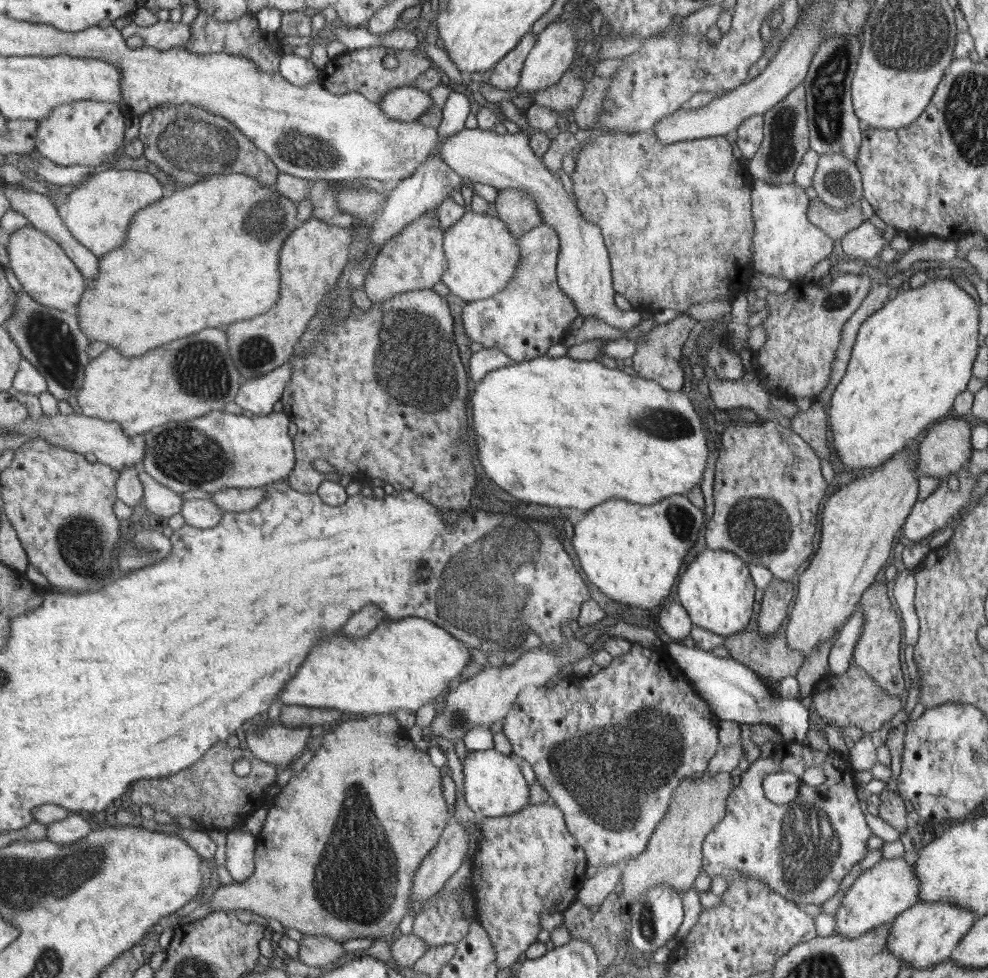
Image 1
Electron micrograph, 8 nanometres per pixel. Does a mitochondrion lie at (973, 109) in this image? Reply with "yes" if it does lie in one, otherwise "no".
yes

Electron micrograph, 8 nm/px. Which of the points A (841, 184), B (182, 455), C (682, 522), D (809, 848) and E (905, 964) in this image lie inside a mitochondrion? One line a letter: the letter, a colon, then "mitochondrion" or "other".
A: mitochondrion
B: mitochondrion
C: mitochondrion
D: mitochondrion
E: other

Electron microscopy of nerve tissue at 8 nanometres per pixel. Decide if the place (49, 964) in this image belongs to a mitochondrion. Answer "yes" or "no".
yes

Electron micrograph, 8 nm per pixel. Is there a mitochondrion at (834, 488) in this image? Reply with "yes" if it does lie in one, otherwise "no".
no

